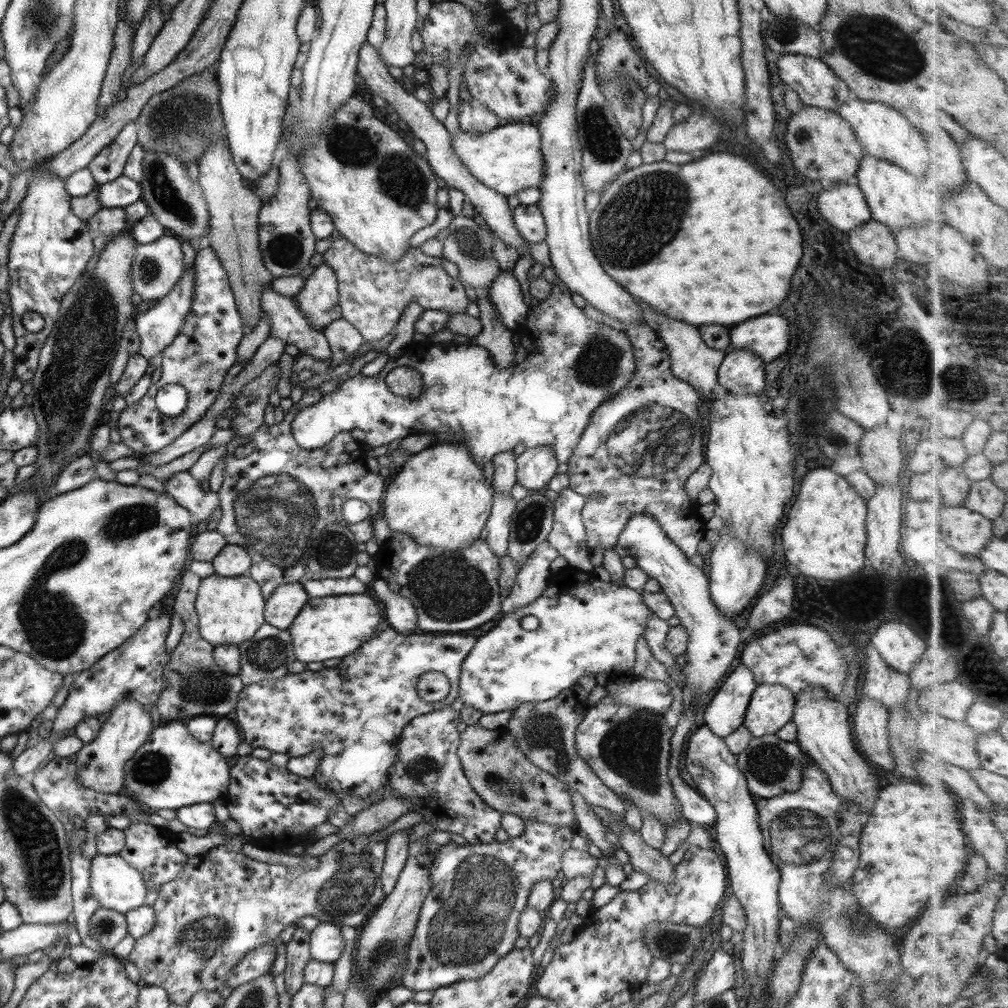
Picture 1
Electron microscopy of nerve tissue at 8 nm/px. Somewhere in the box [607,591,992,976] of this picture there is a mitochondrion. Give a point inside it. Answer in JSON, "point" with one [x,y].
{"point":[802,837]}

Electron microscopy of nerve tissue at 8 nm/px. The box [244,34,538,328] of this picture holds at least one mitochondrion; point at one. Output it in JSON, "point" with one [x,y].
{"point":[401,179]}

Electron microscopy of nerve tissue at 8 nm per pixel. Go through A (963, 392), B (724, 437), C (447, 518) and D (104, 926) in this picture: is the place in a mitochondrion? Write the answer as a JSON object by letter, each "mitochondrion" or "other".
{"A":"mitochondrion","B":"other","C":"other","D":"mitochondrion"}

